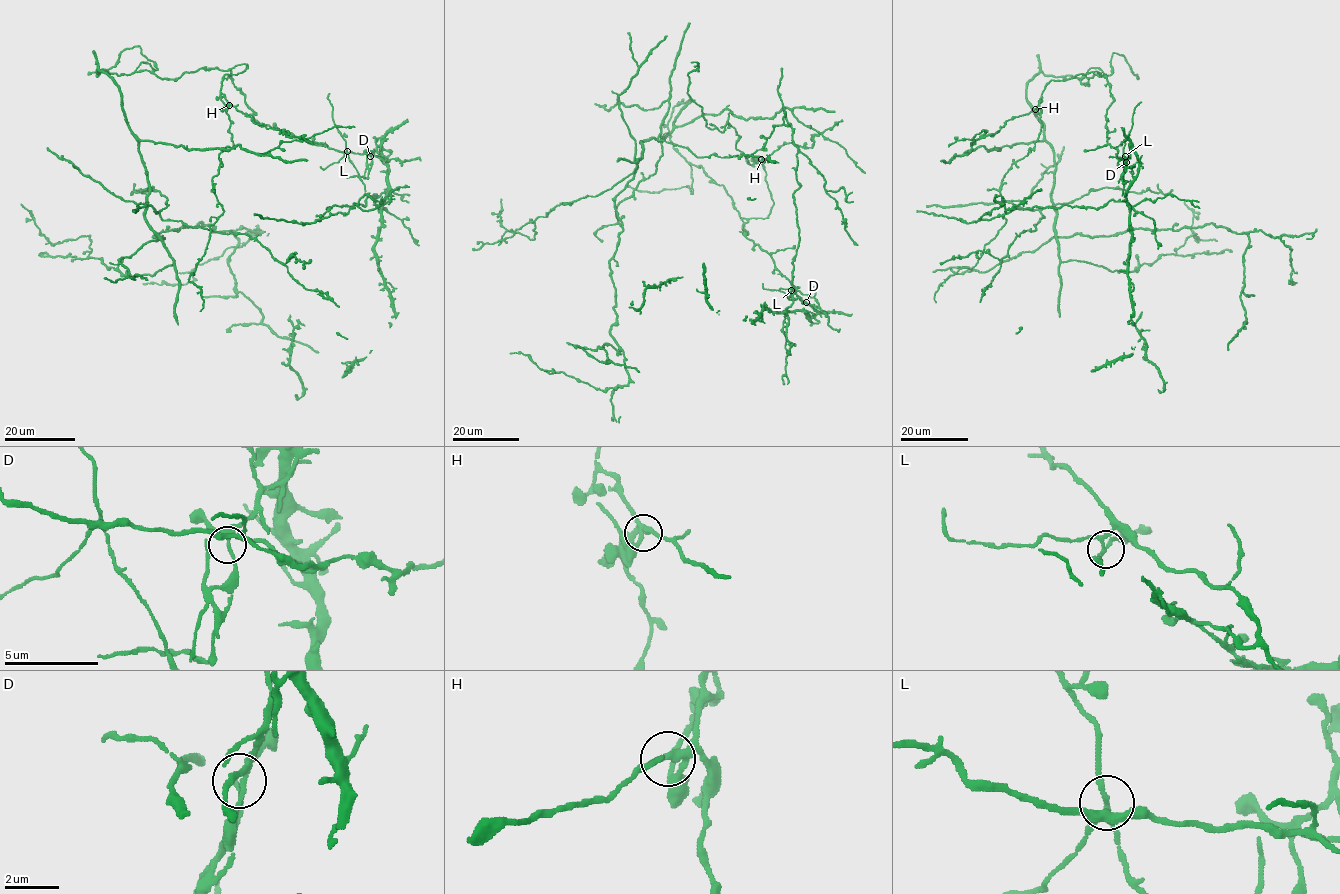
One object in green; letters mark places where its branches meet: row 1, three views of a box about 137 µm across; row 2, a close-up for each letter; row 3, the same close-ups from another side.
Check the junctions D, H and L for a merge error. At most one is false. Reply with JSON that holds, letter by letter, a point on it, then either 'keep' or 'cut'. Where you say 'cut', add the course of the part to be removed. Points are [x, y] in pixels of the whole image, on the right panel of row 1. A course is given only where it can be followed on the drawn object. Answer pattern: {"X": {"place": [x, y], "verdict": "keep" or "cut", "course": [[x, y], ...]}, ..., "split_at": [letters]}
{"D": {"place": [1126, 162], "verdict": "keep"}, "H": {"place": [1035, 109], "verdict": "keep"}, "L": {"place": [1125, 156], "verdict": "cut", "course": [[1124, 157], [1124, 140], [1132, 124], [1134, 107], [1141, 101]]}, "split_at": ["L"]}

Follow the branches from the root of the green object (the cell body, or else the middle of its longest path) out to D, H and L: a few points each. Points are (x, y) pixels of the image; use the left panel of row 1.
D: (162, 79), (174, 80), (199, 68), (229, 70), (253, 118), (261, 126), (339, 151), (370, 156)
H: (162, 79), (246, 64), (243, 71), (225, 74), (222, 81), (220, 91), (229, 105)
L: (162, 79), (174, 80), (199, 68), (229, 70), (253, 118), (261, 126), (347, 151)

